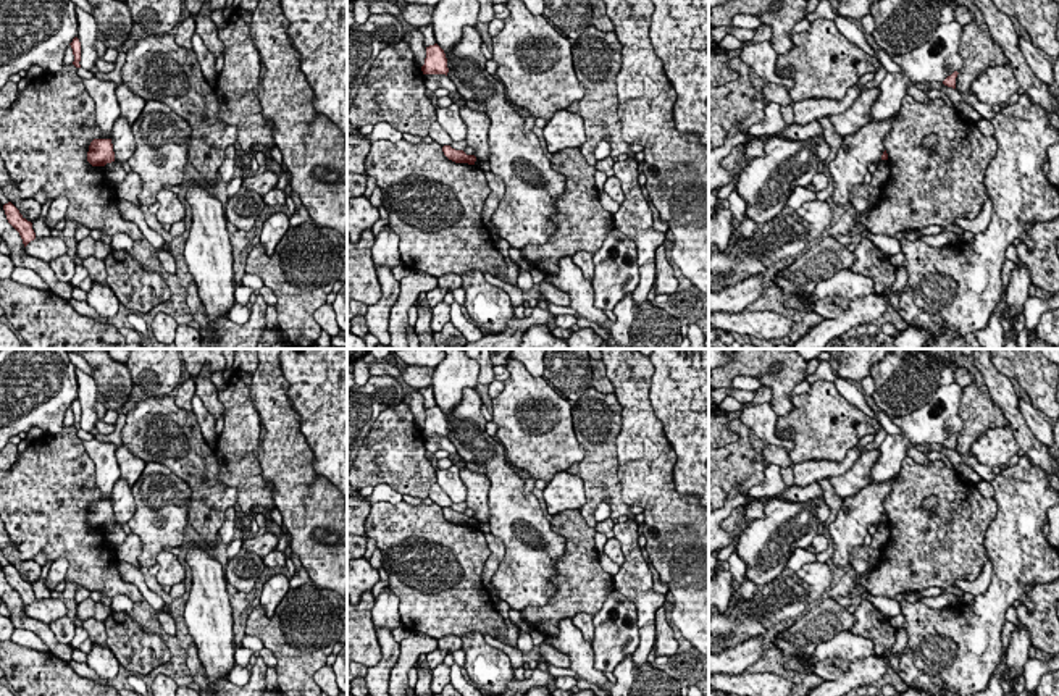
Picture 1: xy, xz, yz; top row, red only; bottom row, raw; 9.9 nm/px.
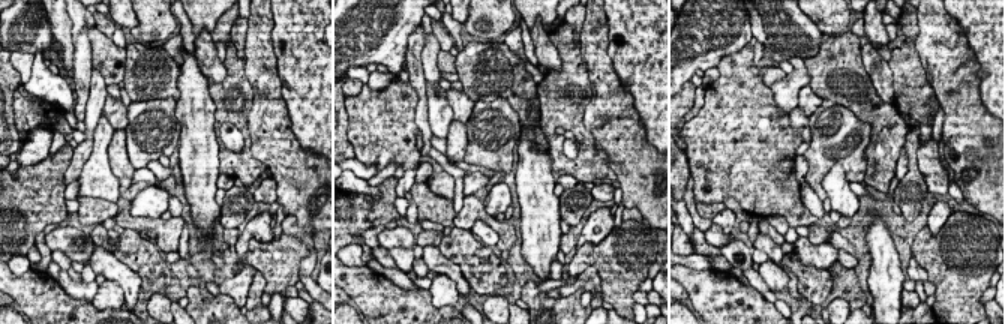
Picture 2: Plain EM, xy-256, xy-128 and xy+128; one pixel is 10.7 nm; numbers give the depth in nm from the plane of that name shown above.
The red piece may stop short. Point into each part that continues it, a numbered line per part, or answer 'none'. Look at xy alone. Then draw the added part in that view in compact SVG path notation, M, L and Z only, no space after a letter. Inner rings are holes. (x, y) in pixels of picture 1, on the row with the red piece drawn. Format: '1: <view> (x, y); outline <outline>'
none

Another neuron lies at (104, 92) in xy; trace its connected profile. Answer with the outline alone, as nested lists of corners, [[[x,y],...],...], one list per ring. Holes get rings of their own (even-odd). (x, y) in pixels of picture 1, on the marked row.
[[[95,76],[92,79],[82,79],[82,84],[94,100],[97,128],[108,137],[115,121],[121,115],[116,99],[118,84],[113,81],[100,81]]]

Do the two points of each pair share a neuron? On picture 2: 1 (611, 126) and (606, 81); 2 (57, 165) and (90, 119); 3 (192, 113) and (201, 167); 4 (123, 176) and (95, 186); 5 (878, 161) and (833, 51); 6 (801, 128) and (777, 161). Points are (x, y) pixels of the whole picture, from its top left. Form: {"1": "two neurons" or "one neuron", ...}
{"1": "one neuron", "2": "two neurons", "3": "one neuron", "4": "two neurons", "5": "one neuron", "6": "two neurons"}

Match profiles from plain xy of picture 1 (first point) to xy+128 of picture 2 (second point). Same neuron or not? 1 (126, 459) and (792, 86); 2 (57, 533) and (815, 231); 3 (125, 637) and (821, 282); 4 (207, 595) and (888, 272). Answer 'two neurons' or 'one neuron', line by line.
1: two neurons
2: two neurons
3: one neuron
4: one neuron

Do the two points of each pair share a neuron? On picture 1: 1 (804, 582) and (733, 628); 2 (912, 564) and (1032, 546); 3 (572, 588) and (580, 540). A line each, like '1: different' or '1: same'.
1: same
2: different
3: same

